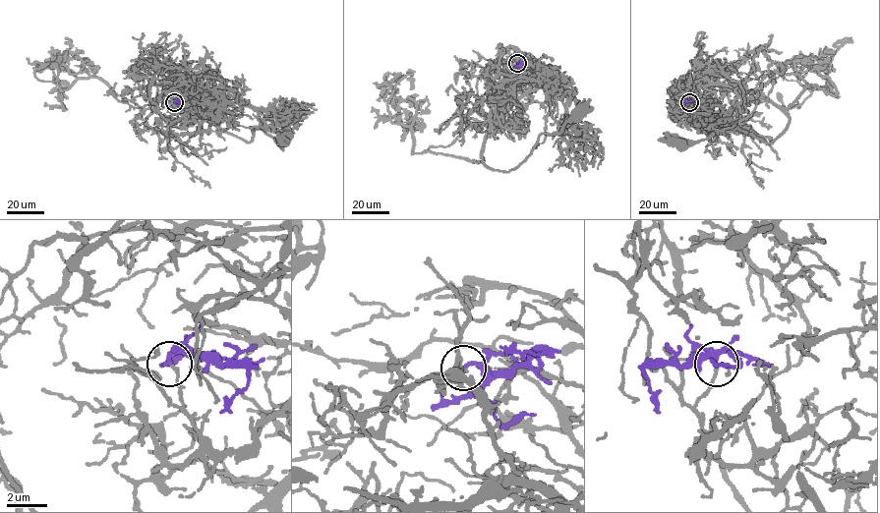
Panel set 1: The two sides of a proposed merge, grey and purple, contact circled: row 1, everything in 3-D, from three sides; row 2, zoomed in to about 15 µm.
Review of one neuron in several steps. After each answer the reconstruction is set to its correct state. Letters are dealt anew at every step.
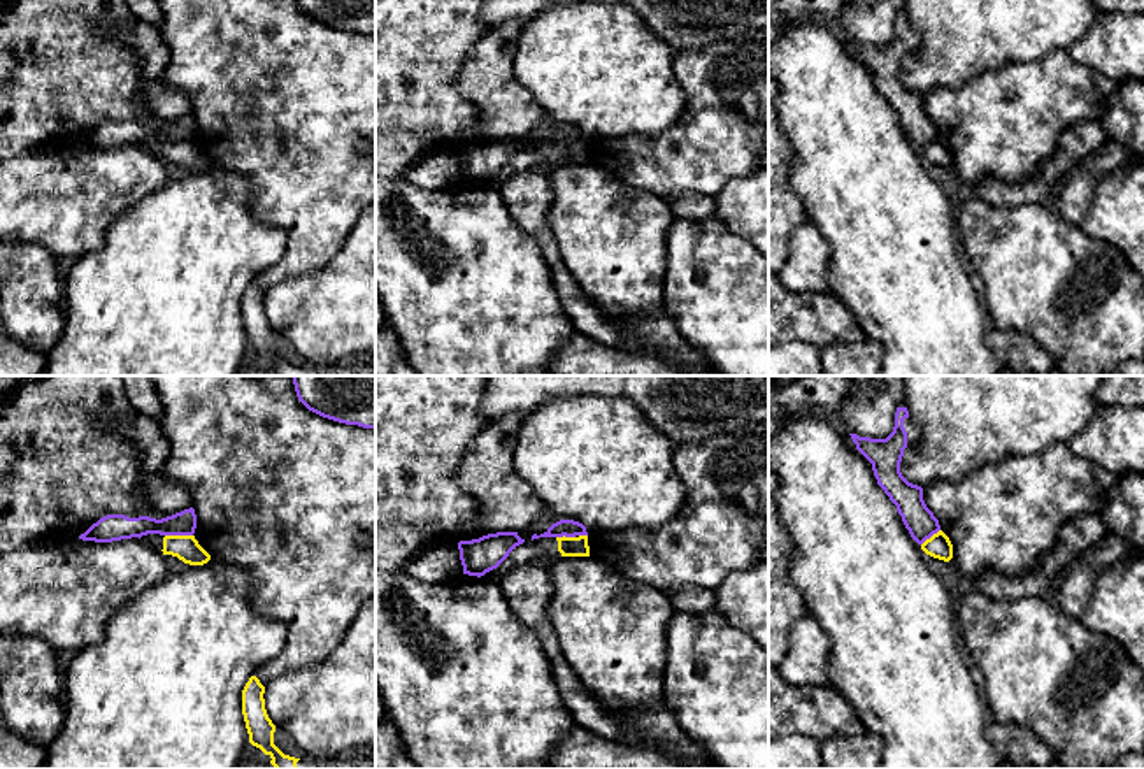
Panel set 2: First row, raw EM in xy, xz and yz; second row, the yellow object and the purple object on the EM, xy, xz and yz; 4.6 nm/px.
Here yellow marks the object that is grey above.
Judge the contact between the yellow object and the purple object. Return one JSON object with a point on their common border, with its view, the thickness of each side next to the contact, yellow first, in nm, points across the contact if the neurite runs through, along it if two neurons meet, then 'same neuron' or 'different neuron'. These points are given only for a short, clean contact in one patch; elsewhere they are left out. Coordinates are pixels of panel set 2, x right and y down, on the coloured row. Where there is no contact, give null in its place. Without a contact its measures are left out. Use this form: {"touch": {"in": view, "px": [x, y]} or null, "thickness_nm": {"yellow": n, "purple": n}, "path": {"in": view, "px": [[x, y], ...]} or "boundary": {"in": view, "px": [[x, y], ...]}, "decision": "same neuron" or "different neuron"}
{"touch": {"in": "xy", "px": [179, 536]}, "thickness_nm": {"yellow": 120, "purple": 110}, "boundary": {"in": "xy", "px": [[165, 534], [192, 536]]}, "decision": "different neuron"}

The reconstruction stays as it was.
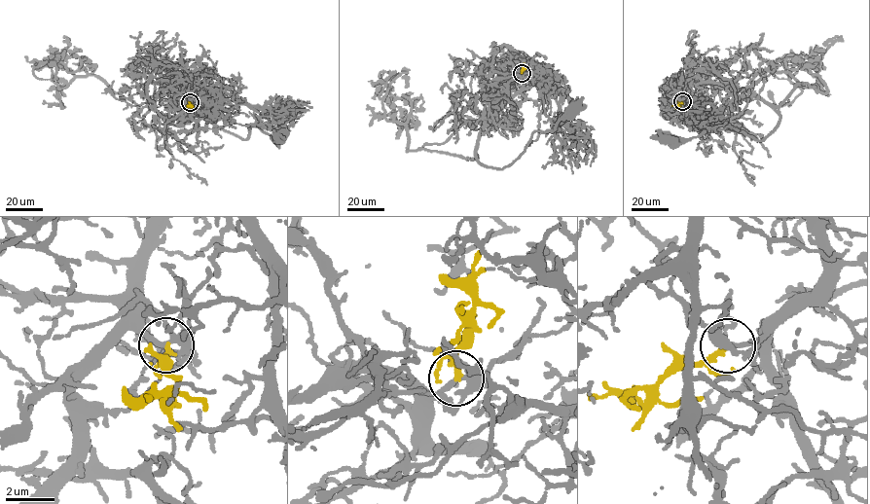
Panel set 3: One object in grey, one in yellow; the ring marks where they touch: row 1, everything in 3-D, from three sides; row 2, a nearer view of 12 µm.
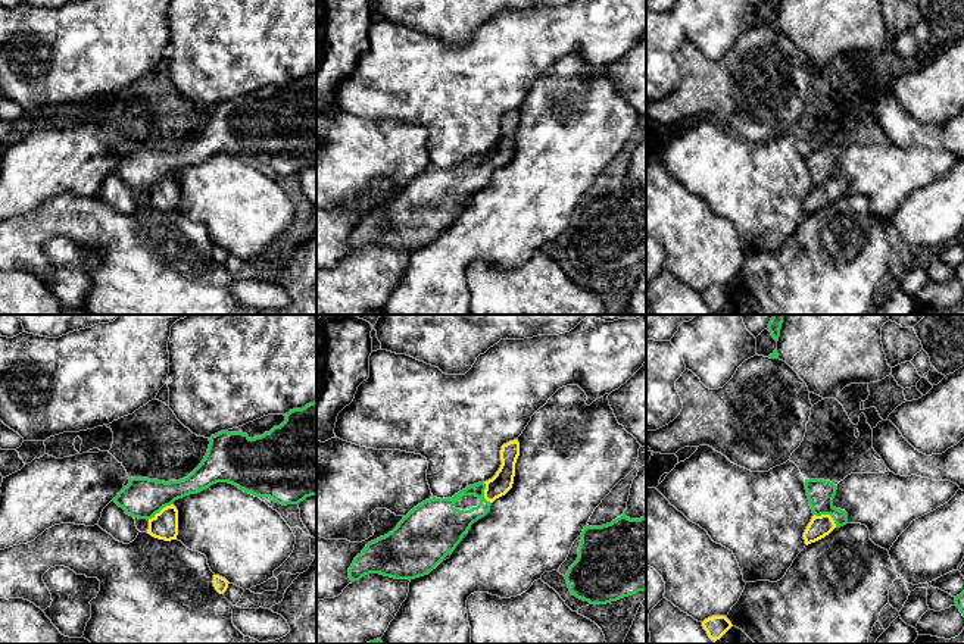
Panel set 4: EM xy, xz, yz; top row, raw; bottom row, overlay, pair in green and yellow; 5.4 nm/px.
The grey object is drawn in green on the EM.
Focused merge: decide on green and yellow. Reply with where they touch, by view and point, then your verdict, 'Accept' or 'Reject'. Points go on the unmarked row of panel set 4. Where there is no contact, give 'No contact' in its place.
Touches green at yz (827, 184). Accept

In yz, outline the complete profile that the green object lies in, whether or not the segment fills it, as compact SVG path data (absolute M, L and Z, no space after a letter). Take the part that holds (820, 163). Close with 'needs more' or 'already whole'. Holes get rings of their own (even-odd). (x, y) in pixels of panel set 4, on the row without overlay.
M805 150L805 160L812 179L812 190L808 194L805 215L815 213L829 206L834 198L848 194L848 184L833 176L837 156L824 150Z | needs more

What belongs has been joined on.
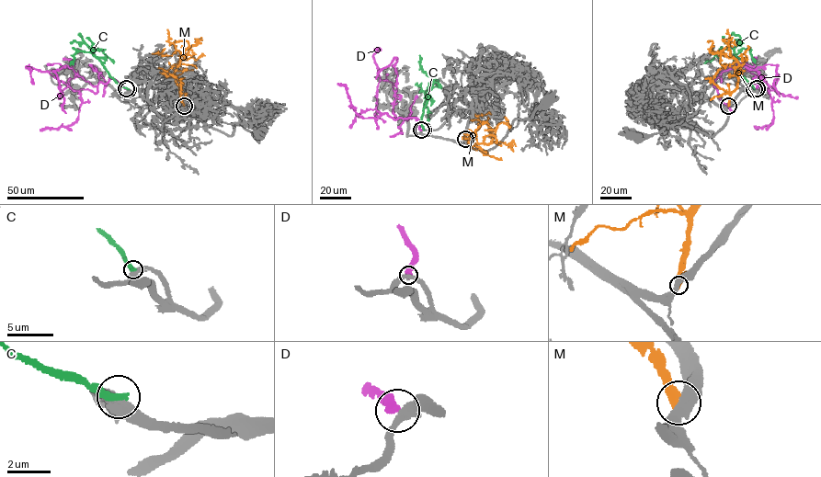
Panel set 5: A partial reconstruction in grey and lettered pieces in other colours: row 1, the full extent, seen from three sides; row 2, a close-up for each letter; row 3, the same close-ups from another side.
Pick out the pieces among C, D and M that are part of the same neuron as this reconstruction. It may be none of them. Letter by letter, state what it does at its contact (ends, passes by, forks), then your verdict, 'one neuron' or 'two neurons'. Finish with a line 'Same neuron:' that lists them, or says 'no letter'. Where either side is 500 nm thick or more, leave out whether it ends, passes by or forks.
C: it ends; two neurons
D: it ends; two neurons
M: it ends; two neurons
Same neuron: no letter

